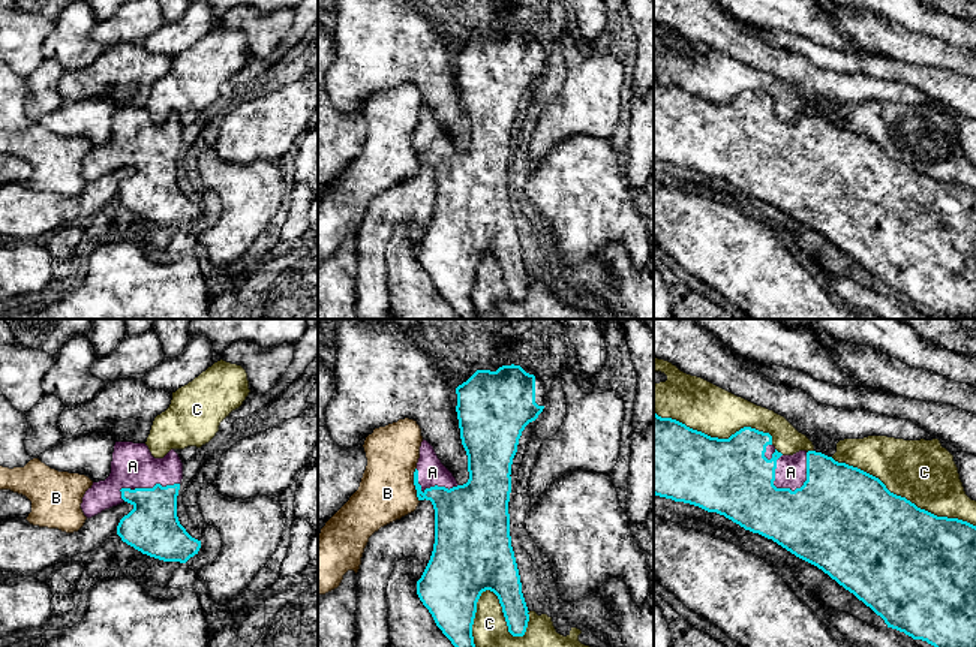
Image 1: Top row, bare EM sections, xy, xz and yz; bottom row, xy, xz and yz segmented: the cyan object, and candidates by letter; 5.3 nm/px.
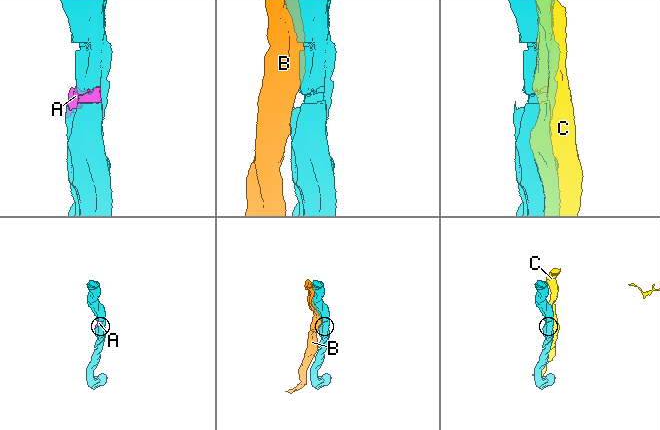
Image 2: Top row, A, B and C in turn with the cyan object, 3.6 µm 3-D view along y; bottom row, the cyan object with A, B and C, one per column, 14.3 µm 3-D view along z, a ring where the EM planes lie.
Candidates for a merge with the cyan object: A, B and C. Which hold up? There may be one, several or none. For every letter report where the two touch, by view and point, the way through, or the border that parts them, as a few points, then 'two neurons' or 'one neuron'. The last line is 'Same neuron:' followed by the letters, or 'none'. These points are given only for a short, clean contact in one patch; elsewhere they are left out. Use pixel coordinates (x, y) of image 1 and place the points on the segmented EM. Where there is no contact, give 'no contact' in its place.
A: contact yz (805, 481); one neuron
B: contact xz (414, 484); two neurons
C: contact yz (903, 497); two neurons
Same neuron: A

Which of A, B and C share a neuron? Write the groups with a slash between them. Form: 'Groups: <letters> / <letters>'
Groups: A / B / C

